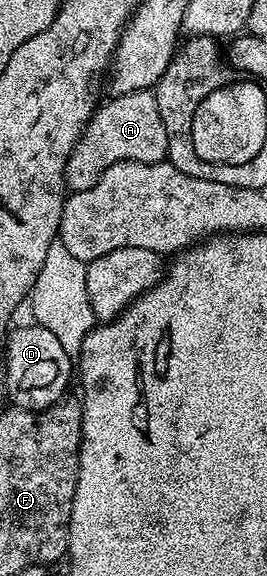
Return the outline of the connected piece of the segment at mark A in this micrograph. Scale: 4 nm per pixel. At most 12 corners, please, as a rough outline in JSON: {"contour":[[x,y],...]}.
{"contour":[[156,95],[113,96],[94,111],[65,167],[70,193],[119,162],[168,154]]}

